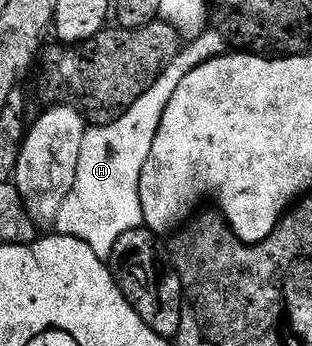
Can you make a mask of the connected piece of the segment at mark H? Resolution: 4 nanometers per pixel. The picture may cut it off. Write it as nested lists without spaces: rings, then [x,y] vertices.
[[[210,26],[205,32],[194,37],[182,47],[181,53],[167,66],[156,84],[146,91],[133,106],[118,120],[110,124],[89,126],[83,138],[83,148],[79,155],[78,173],[75,175],[74,189],[68,194],[63,208],[59,211],[56,231],[63,236],[74,236],[87,242],[102,258],[113,255],[115,242],[131,230],[142,227],[143,206],[139,198],[139,178],[143,166],[149,160],[163,110],[171,102],[171,94],[203,62],[224,56],[227,52],[225,35]]]

